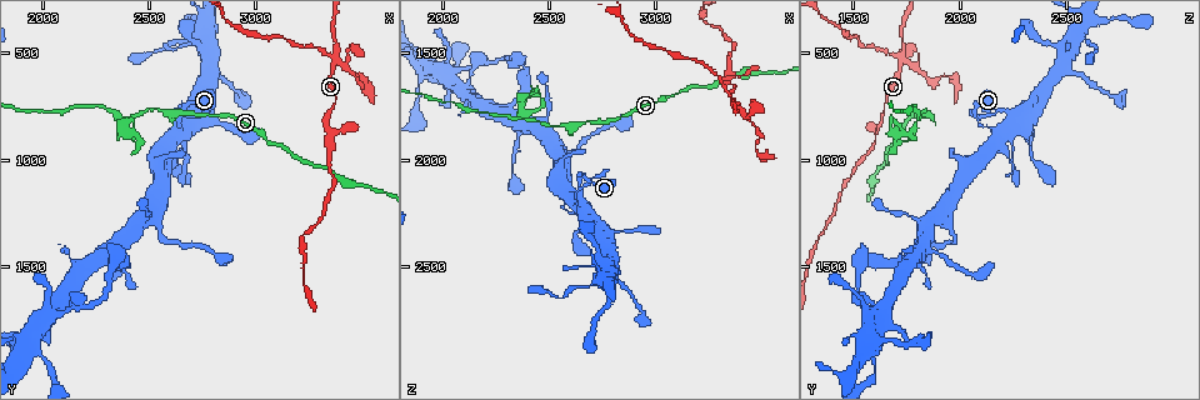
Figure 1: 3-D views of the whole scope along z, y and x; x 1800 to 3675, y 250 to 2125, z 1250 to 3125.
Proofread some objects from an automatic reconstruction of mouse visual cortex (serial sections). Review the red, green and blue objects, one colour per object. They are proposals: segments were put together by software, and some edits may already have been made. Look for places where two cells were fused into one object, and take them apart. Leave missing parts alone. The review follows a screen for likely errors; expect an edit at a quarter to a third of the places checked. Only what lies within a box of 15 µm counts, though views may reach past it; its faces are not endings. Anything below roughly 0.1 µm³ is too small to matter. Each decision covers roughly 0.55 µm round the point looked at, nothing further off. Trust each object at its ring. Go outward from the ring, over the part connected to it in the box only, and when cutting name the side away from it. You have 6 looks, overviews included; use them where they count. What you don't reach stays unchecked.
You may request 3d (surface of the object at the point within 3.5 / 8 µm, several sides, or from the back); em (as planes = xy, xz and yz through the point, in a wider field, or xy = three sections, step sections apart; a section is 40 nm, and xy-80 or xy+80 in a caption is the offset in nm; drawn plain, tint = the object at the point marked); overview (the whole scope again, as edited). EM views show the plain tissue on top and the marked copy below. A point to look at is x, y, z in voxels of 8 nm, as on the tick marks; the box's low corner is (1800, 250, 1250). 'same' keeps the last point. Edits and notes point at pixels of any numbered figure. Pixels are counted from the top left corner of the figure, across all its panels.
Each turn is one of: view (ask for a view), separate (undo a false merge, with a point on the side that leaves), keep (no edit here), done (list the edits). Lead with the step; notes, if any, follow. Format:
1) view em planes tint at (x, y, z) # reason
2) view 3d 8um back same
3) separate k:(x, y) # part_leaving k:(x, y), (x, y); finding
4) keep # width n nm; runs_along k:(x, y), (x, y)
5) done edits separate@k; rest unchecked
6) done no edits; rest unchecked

view 3d 3.5um at (2640, 790, 2070) # abrupt turn

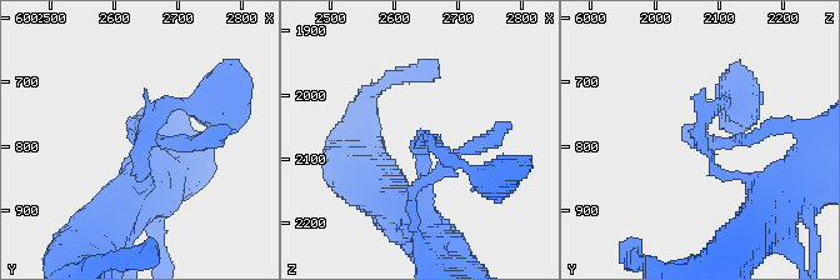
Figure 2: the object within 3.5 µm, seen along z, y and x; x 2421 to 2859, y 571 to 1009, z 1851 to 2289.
view em xy step 5 tint at (2650, 775, 2065) # arm_widths 150, 150 nm; need the tissue

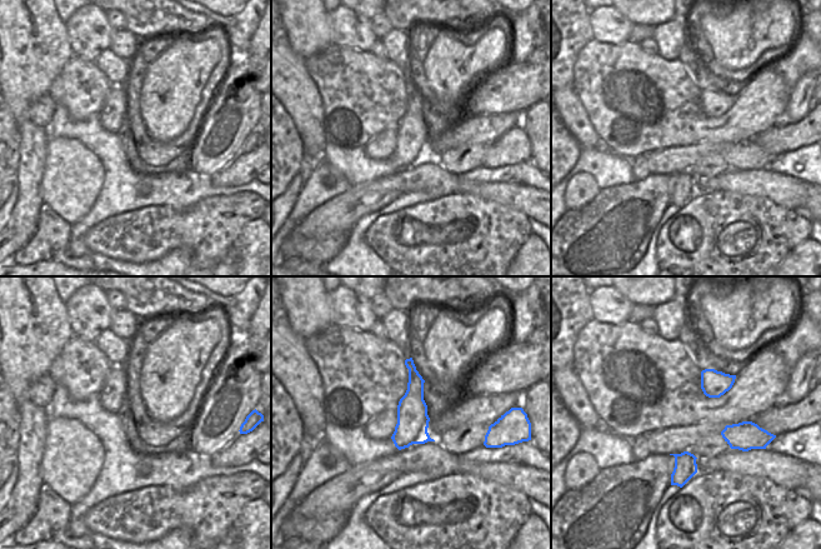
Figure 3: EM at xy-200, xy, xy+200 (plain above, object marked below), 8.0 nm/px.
keep # runs_along 2:(203, 103), (149, 123), (138, 184); all the same cell

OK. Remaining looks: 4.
view 3d 3.5um at (2380, 800, 1820) # three-way junction

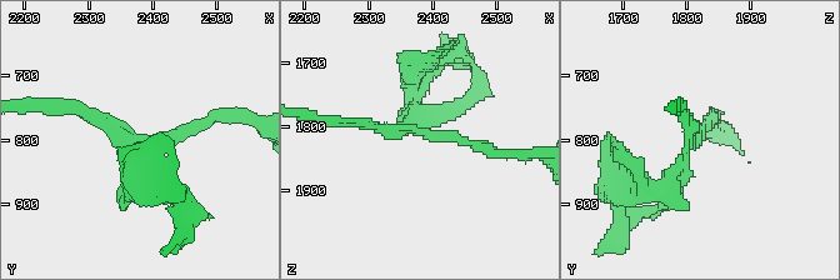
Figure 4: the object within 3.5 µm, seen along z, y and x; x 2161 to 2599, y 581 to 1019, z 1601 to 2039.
view em xy step 3 tint at (2385, 800, 1805) # arms 3; arm_widths 150, 150, 200 nm

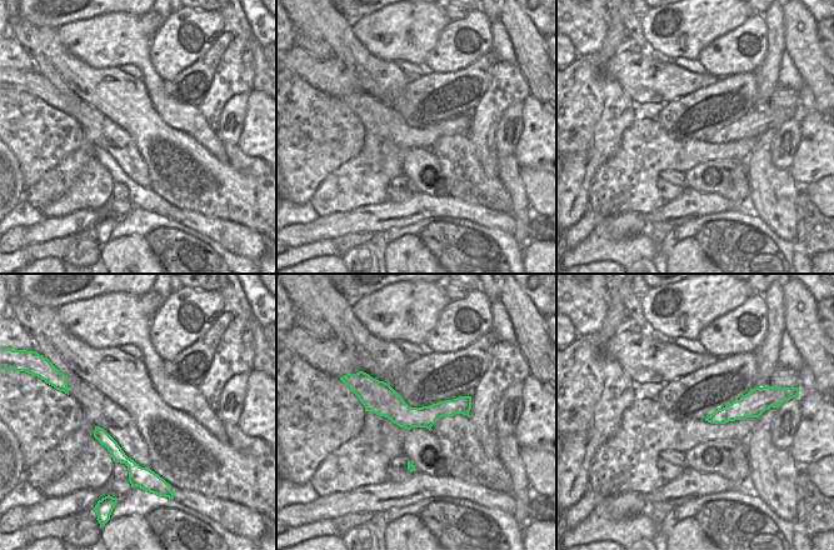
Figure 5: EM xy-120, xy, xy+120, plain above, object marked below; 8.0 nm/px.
view em xy step 2 tint same

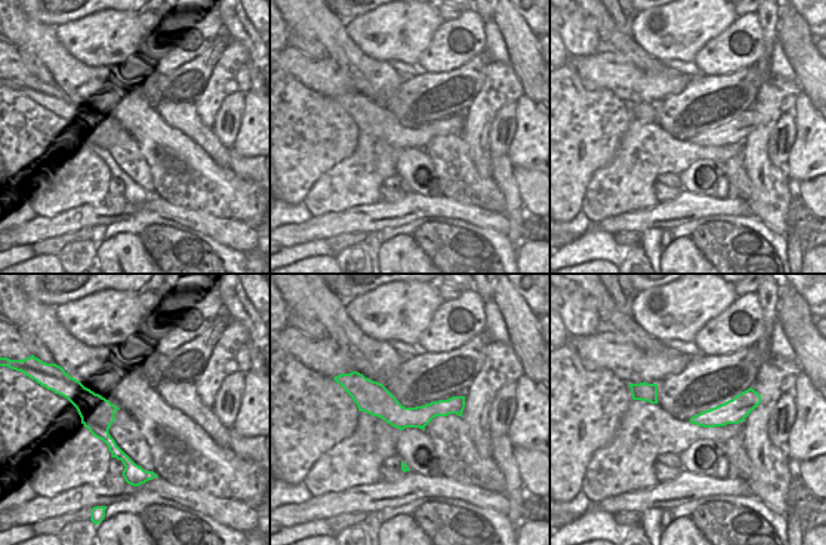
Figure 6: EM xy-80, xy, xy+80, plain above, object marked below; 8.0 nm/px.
separate 4:(676, 189) # a second cell is stuck on

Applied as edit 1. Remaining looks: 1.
done edits separate@4; rest unchecked

